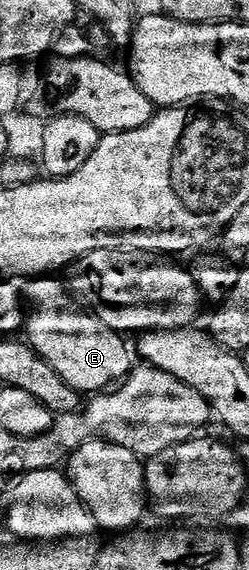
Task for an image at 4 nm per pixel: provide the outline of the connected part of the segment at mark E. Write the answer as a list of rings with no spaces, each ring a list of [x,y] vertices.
[[[37,276],[27,286],[26,298],[31,306],[26,318],[26,341],[70,388],[91,396],[115,387],[128,377],[134,365],[134,354],[120,339],[123,338],[121,331],[111,330],[95,314],[81,308],[69,287],[65,283],[63,286],[56,276]]]

